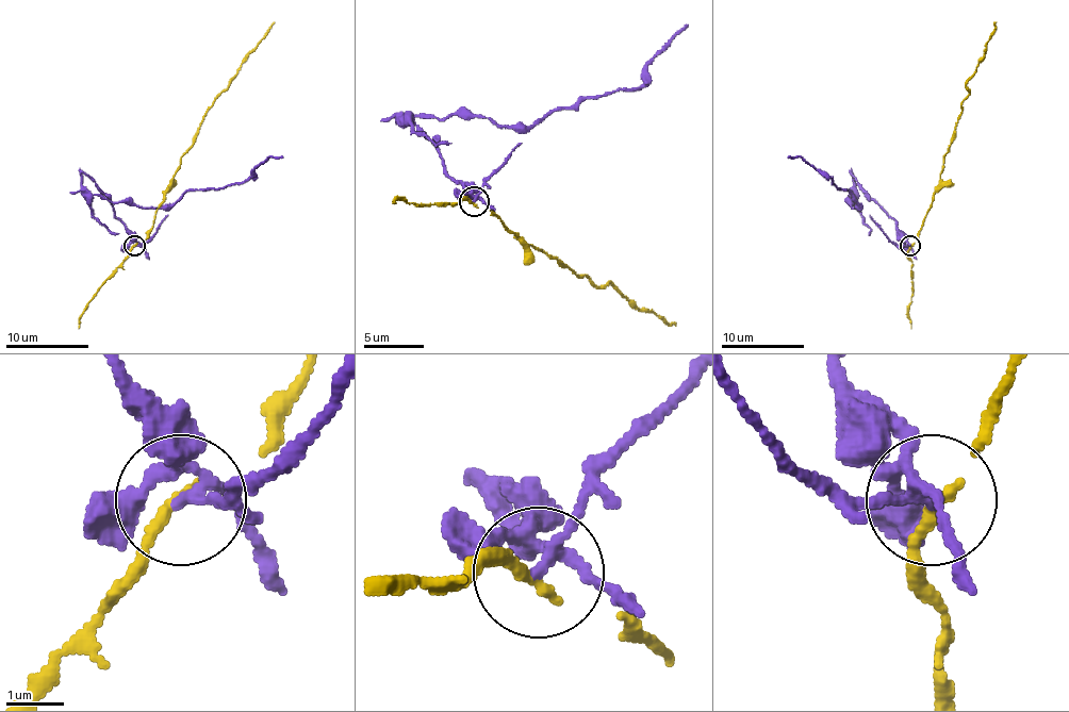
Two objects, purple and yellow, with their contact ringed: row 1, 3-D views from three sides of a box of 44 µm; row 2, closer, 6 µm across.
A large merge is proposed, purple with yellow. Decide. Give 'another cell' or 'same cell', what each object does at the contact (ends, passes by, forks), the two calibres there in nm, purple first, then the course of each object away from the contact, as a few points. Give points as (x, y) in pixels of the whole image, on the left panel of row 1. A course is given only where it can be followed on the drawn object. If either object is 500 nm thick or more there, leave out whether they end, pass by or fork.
another cell; purple forks; yellow ends; calibres 140 and 220 nm; course purple (134, 245), (84, 175), (82, 185), (111, 201), (152, 208), (248, 181), (270, 156), (283, 158); course yellow (134, 245), (146, 238), (163, 199), (163, 192), (192, 144), (204, 113), (275, 21)

